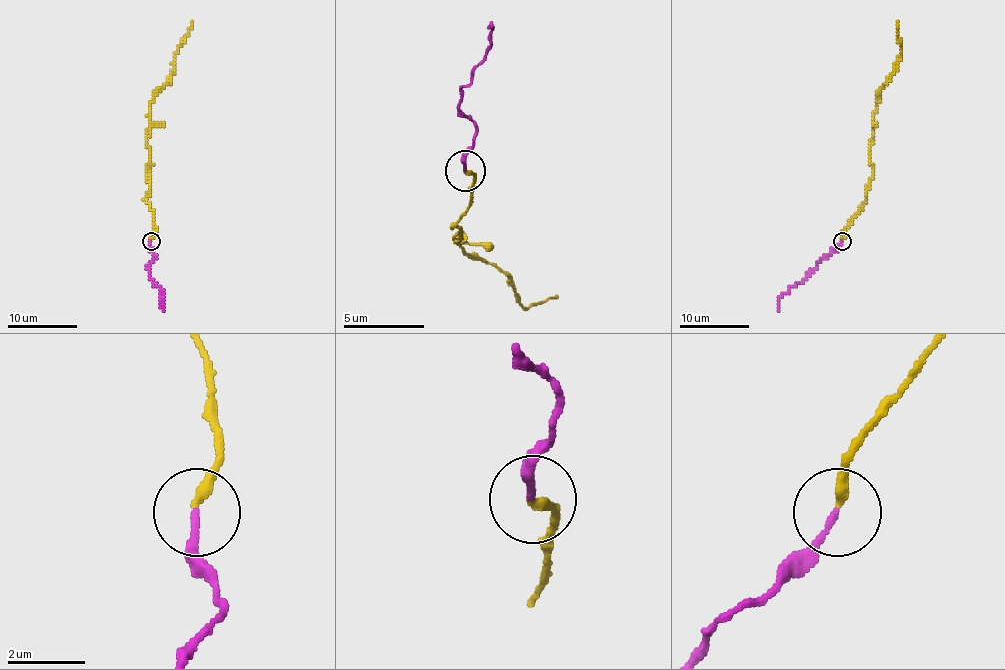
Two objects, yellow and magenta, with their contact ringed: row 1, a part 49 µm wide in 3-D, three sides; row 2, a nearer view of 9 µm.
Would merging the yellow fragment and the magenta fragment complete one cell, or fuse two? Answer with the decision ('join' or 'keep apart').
join

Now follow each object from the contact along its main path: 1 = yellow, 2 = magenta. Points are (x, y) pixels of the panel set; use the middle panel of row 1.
1: (464, 172), (472, 200), (456, 224), (456, 240), (464, 236), (452, 240), (509, 280), (525, 308), (557, 296)
2: (464, 172), (464, 151), (476, 127), (460, 107), (460, 87), (488, 47), (492, 23)

